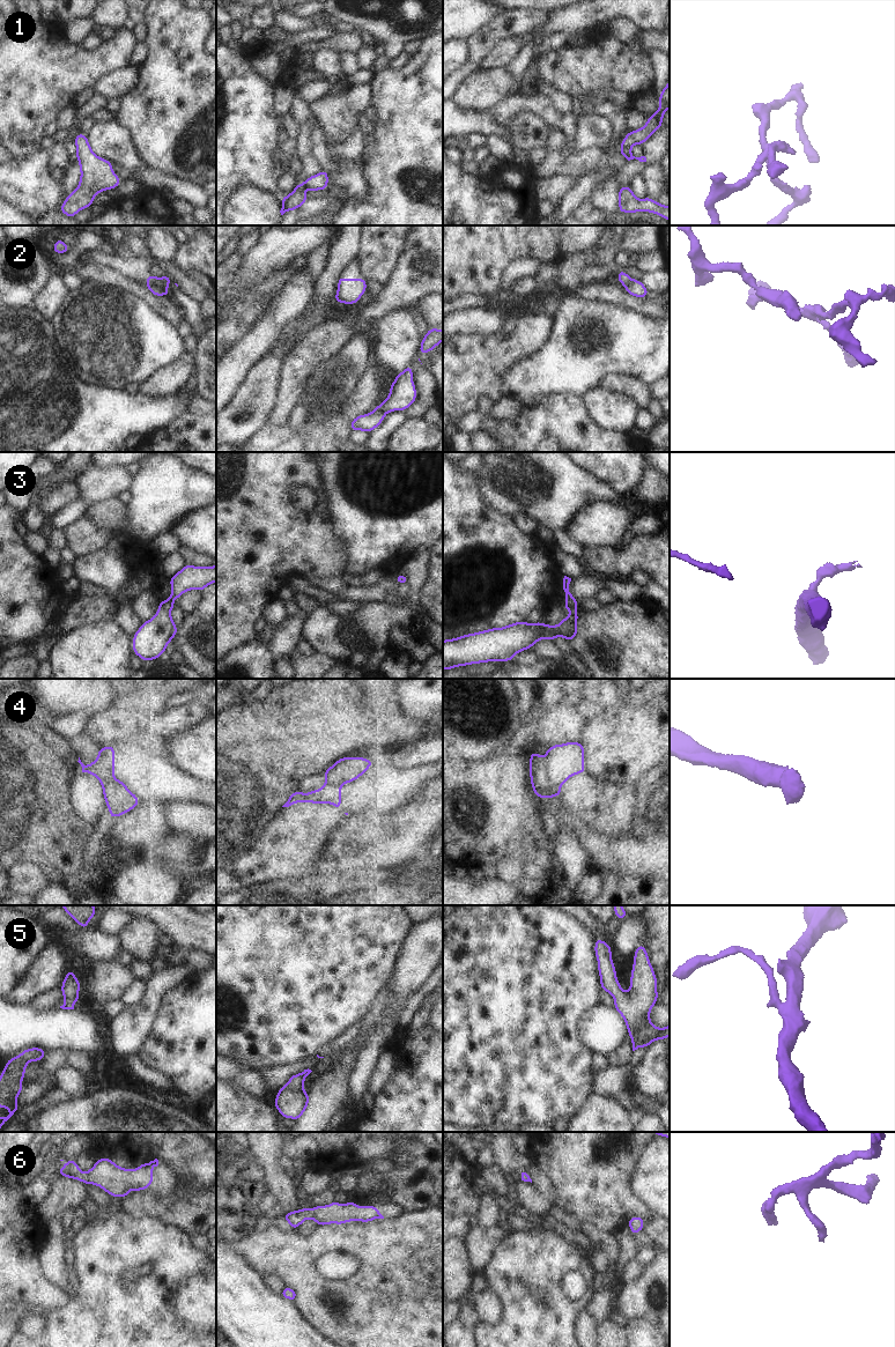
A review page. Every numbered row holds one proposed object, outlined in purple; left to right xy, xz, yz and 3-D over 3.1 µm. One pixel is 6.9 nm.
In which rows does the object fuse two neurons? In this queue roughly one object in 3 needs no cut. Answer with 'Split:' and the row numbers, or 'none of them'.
Split: 1, 2, 4

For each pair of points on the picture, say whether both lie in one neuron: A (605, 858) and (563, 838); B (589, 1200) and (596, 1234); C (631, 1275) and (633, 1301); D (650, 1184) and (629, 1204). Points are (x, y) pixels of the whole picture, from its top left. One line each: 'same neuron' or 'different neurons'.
A: different neurons
B: different neurons
C: different neurons
D: different neurons

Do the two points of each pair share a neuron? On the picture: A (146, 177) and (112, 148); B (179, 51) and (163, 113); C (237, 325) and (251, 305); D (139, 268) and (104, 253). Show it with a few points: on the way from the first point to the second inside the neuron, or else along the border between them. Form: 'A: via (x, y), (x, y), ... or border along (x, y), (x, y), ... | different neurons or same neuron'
A: border along (147, 168), (132, 171) | different neurons
B: via (177, 66), (177, 98) | same neuron
C: via (242, 320), (249, 310) | same neuron
D: via (131, 268), (112, 261) | same neuron

